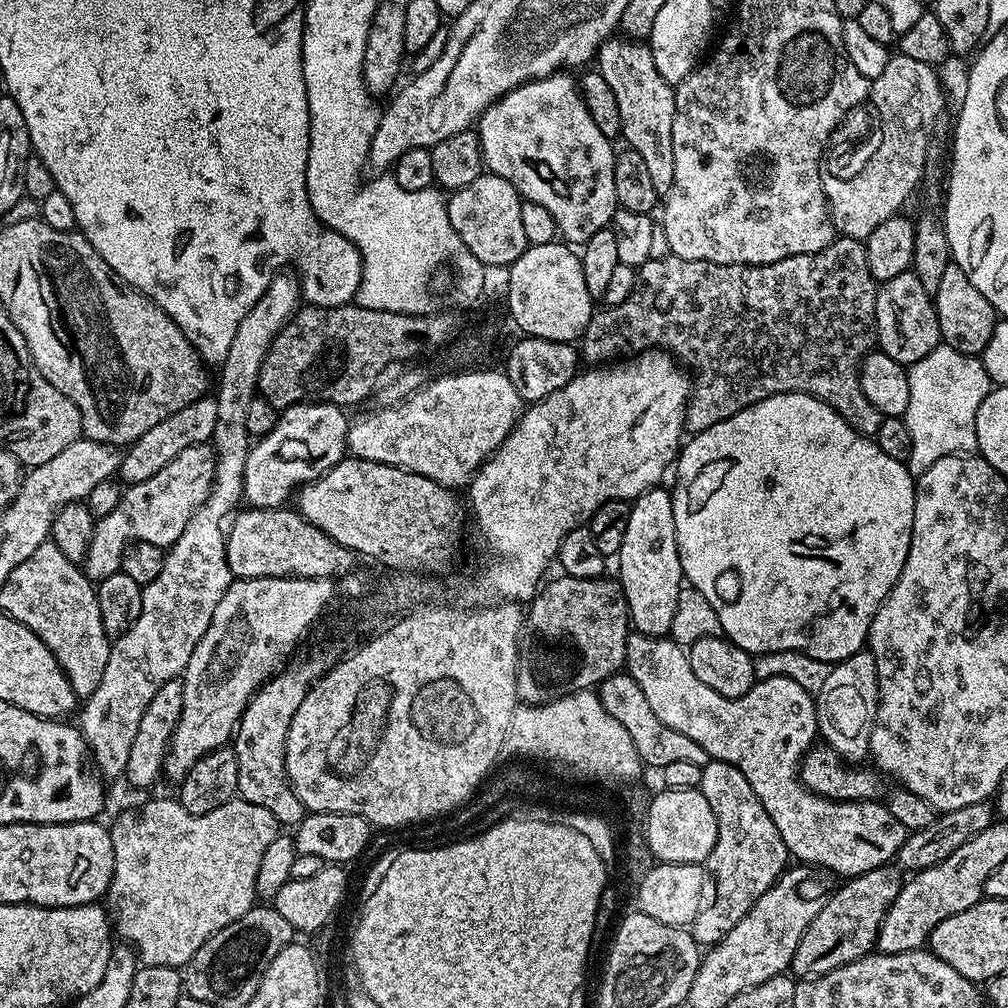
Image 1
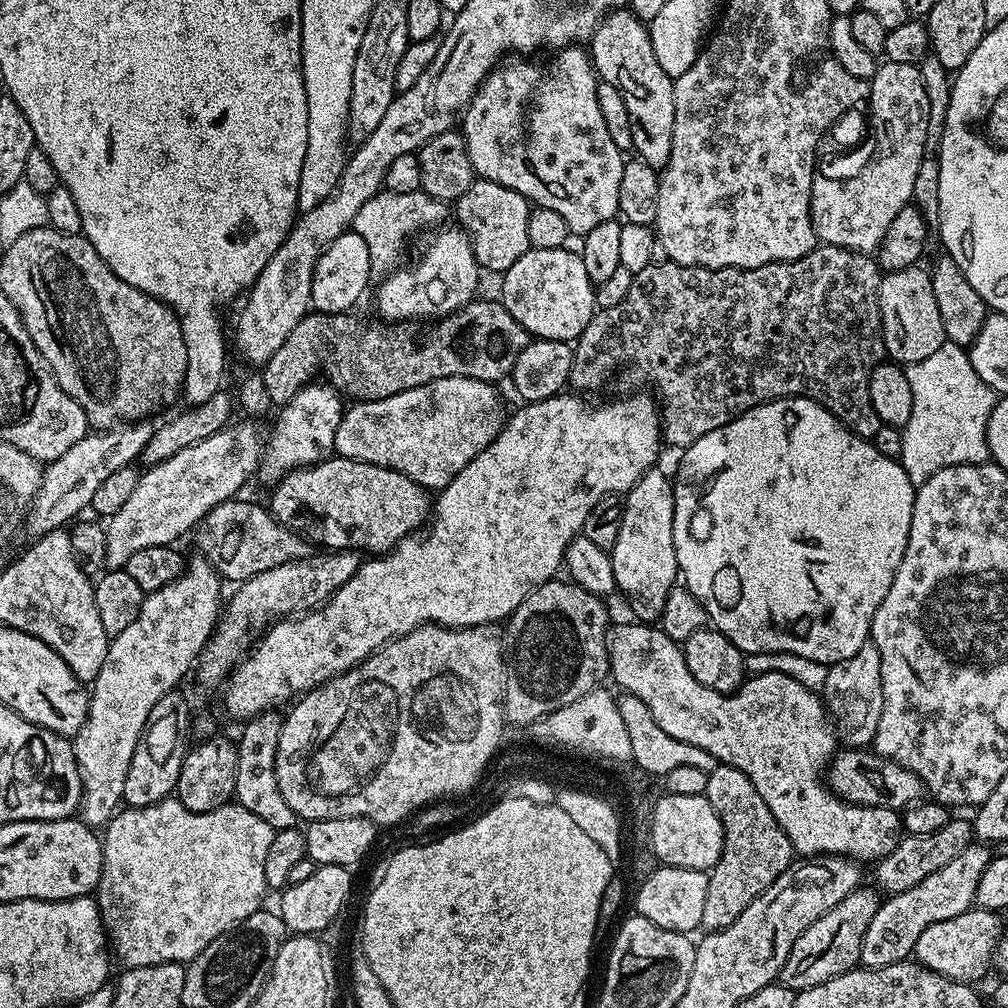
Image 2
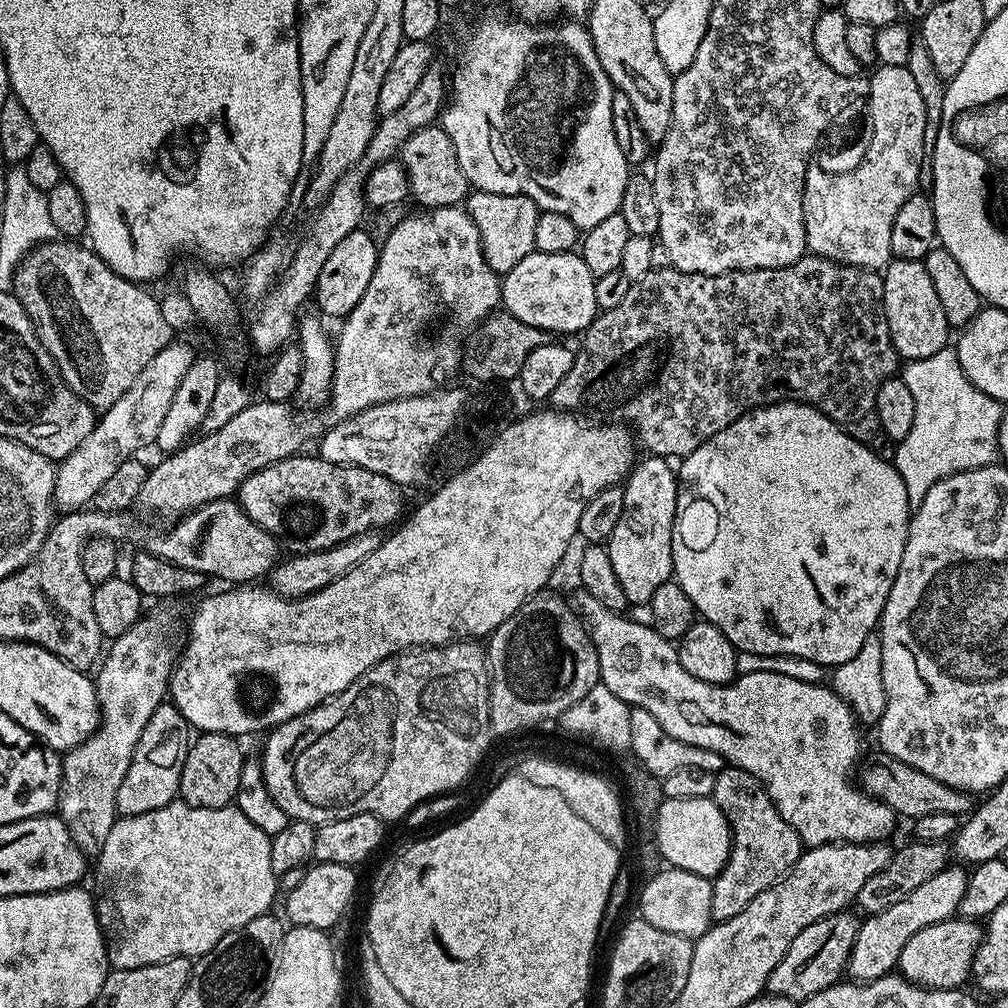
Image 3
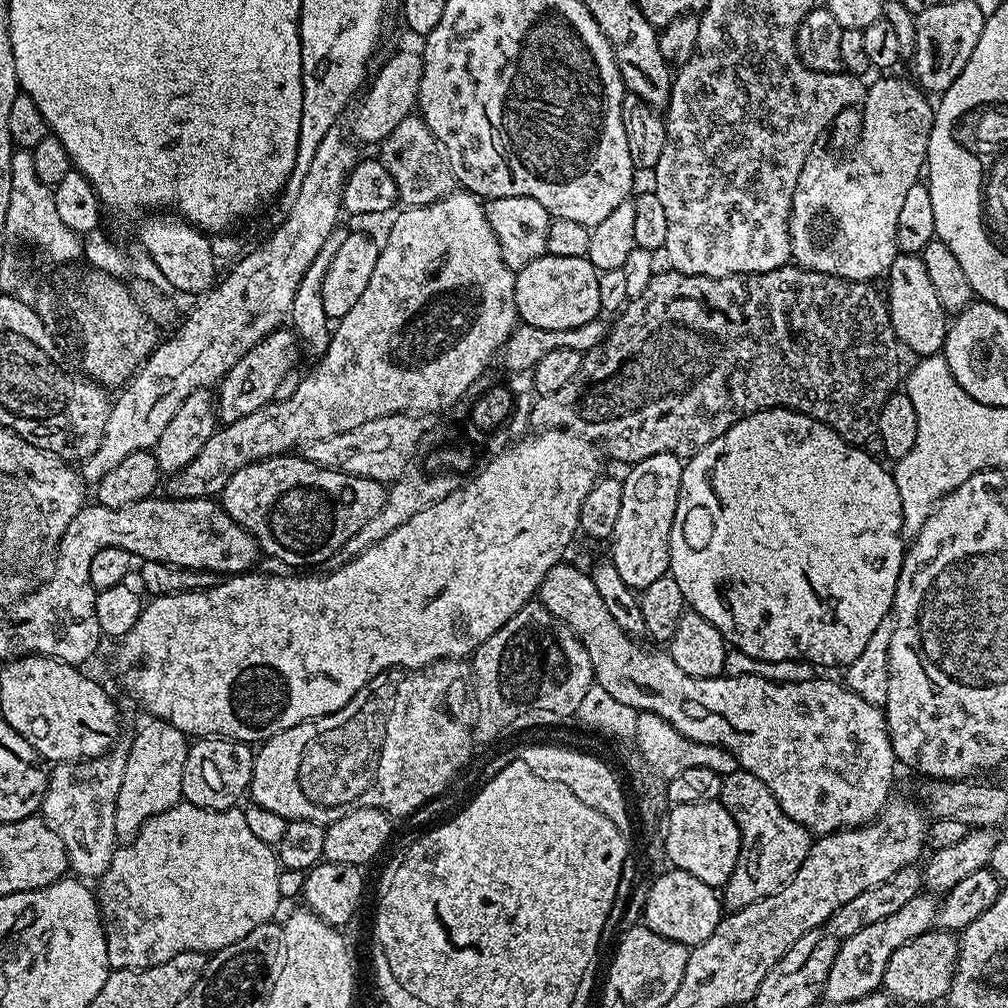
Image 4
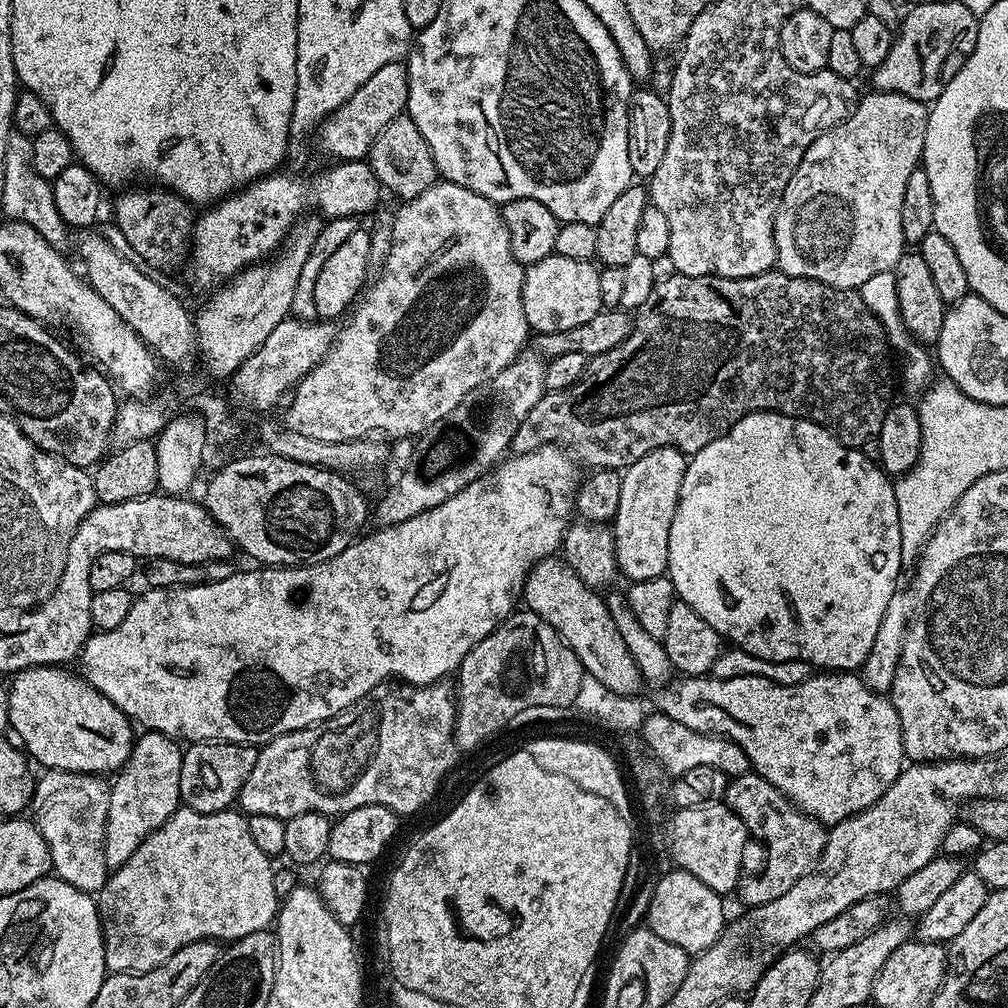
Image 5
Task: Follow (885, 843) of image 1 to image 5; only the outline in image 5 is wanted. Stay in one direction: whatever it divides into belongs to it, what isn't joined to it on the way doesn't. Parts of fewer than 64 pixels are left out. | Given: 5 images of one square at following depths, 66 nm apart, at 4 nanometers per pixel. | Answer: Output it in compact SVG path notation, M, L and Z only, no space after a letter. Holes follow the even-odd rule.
M551 555L532 567L524 583L522 604L527 611L545 620L568 648L578 654L587 675L598 678L614 694L636 696L639 693L640 671L618 634L618 626L614 626L614 618L610 618L605 597L597 589L586 587L565 560ZM820 670L815 674L806 677L797 684L776 684L770 678L761 676L743 676L742 678L730 678L729 680L717 680L711 675L707 676L686 676L677 679L675 682L661 687L656 696L655 707L659 711L665 712L670 718L682 722L682 726L690 726L690 730L705 732L711 736L722 736L732 740L742 750L746 750L751 771L756 772L770 786L777 788L781 794L788 797L788 801L805 812L808 816L813 816L819 824L831 826L866 810L882 794L886 794L888 787L898 778L898 774L906 767L906 757L902 746L902 726L898 722L898 710L894 710L891 699L887 695L870 690L865 686L864 681L852 670Z

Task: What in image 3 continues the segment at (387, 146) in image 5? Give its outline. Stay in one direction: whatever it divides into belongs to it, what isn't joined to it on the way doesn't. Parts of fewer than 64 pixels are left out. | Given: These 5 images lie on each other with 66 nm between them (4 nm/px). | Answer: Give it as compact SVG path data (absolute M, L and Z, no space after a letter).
M439 126L418 130L404 143L398 159L408 172L408 190L411 199L424 204L425 209L451 208L459 205L469 195L470 185L462 166L458 166L458 154L454 154L454 142Z

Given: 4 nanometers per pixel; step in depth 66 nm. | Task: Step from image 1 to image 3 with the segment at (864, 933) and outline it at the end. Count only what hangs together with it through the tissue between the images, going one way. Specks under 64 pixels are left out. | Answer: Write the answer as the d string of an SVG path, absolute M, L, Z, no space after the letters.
M848 910L836 912L806 926L806 930L802 930L802 934L798 934L798 938L790 942L782 962L774 966L768 979L767 991L774 996L785 996L803 1002L806 998L837 983L845 975L850 950L854 946L854 938L861 925L861 921L855 920L850 913Z

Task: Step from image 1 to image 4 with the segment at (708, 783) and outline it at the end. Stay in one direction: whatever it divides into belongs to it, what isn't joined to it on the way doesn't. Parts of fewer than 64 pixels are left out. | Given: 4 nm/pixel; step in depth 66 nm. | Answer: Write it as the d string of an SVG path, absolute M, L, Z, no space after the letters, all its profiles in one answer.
M738 770L724 777L719 801L740 831L742 862L736 865L734 874L730 874L722 889L723 907L728 912L737 912L785 888L794 874L798 874L802 862L806 862L814 837L784 813L766 782L749 772Z

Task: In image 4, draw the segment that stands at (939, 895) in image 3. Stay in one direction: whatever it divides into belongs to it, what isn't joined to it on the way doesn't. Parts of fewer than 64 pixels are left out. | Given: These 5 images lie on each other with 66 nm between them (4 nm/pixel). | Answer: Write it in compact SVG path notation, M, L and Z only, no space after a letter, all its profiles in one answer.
M921 894L910 898L902 910L882 918L882 922L873 922L871 926L862 926L858 934L850 934L839 941L834 966L830 966L830 974L824 983L823 999L829 1000L829 1005L835 1006L838 1002L850 1002L863 996L869 996L877 991L884 983L886 962L898 950L898 946L906 946L923 932L929 931L936 923L938 900L935 895Z

